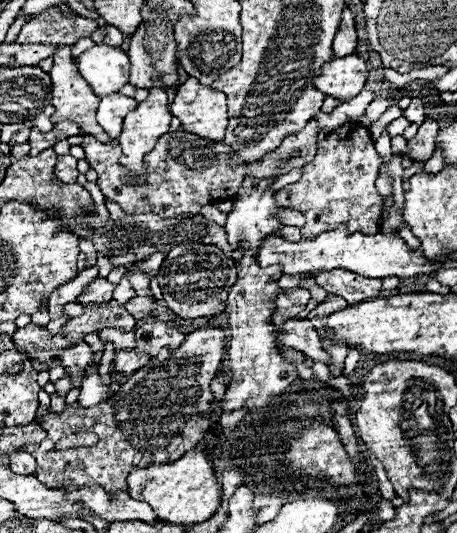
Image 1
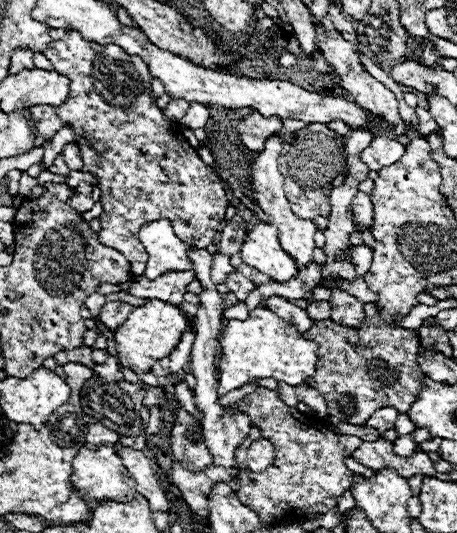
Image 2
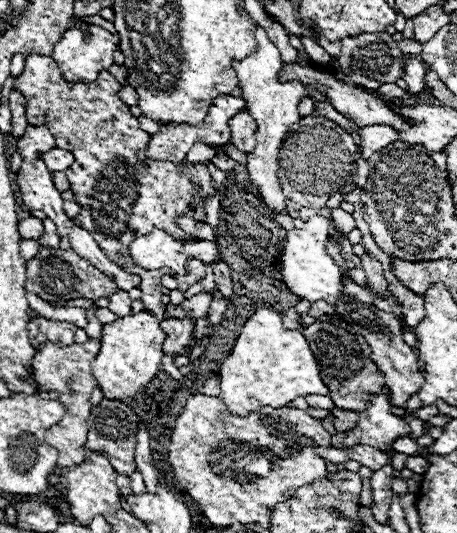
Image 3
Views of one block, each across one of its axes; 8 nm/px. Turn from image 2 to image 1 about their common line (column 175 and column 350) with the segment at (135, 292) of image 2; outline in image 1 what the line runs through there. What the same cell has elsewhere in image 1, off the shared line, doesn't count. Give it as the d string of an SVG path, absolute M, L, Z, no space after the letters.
M343 269L313 271L312 276L326 292L342 296L348 304L356 304L360 300L376 298L380 288L382 288L382 280L370 280L366 276L358 276L356 272Z

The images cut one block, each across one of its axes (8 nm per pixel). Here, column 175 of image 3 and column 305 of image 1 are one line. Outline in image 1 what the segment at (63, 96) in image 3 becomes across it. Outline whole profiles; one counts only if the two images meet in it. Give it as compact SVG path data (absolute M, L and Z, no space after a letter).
M350 122L318 142L318 154L312 162L302 166L300 180L278 190L274 200L282 208L294 208L304 214L306 224L302 226L302 236L316 236L342 222L352 224L354 232L372 236L380 232L380 218L384 214L384 198L376 190L378 170L380 156L368 128Z

